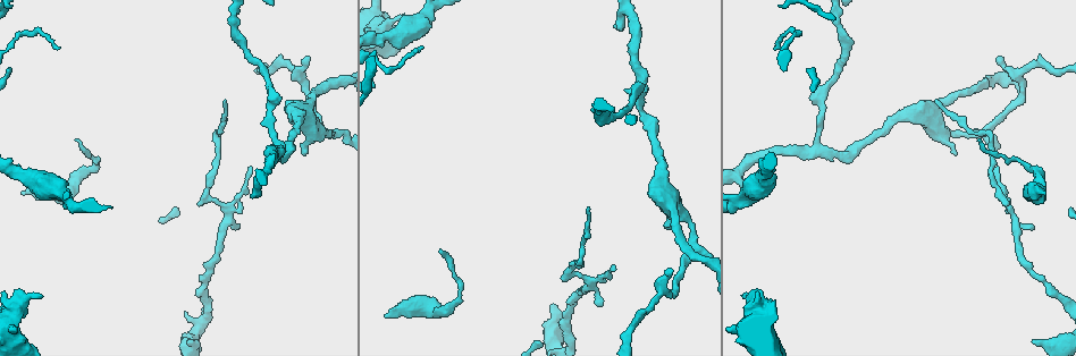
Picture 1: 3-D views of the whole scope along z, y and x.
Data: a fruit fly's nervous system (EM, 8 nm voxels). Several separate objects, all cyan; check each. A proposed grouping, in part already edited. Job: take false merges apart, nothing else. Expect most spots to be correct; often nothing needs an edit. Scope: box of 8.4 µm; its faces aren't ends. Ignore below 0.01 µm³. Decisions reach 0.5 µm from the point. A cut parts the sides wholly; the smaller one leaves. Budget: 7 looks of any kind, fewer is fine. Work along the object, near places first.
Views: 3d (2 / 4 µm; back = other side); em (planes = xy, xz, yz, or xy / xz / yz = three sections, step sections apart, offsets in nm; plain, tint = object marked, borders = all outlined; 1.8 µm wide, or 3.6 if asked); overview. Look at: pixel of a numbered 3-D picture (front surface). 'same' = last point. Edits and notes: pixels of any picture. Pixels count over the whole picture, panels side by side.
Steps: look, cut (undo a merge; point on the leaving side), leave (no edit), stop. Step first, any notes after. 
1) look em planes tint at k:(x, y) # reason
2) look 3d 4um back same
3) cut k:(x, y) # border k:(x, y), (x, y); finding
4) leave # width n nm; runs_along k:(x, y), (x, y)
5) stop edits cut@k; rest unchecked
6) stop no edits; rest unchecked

look 3d 2um at 1:(333, 134) # sudden change in width

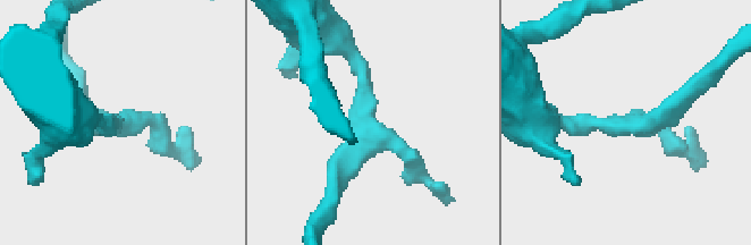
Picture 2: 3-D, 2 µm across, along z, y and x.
look em xy step 8 tint at 2:(643, 122) # arms 3; shape alone is not enough

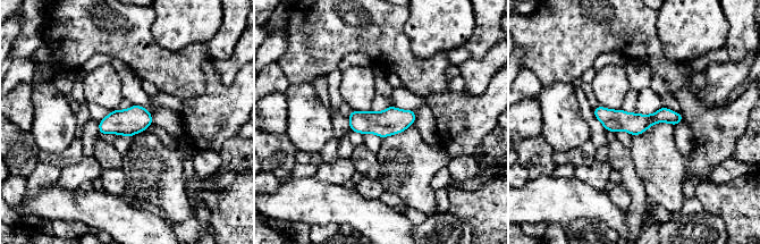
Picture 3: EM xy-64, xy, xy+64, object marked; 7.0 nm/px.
look em planes borders same

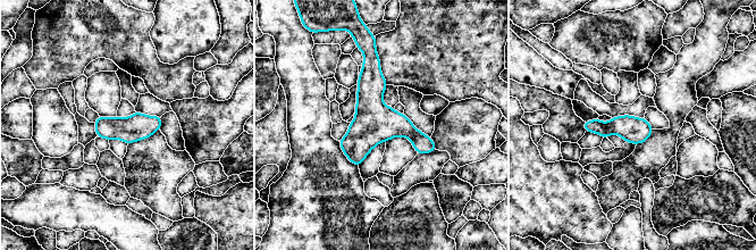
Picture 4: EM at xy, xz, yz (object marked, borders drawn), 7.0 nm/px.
leave # continuous, no second neuron

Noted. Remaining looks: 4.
look 3d 4um back at 1:(747, 191)

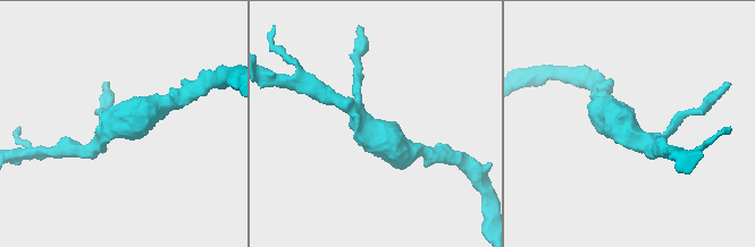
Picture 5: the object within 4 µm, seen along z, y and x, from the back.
look em 3.6um yz step 8 tint at 5:(112, 129) # arm_widths 220, 380 nm; shape alone is not enough

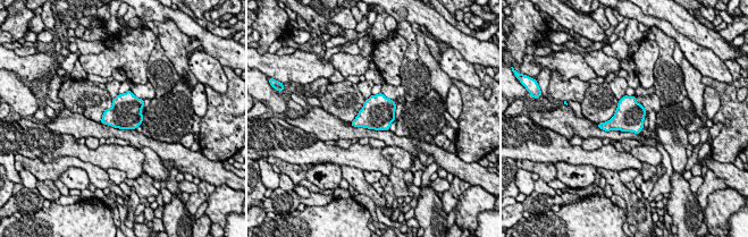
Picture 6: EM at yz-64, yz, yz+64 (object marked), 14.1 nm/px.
look em 3.6um planes tint same # another direction

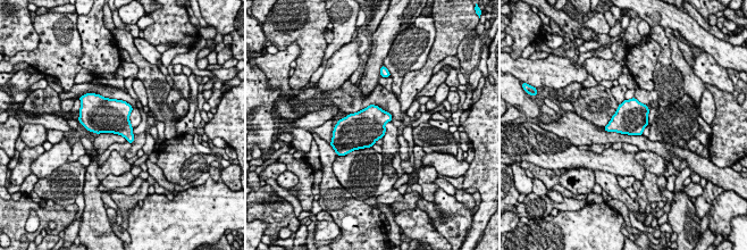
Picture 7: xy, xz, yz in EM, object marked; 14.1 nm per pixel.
leave # one neuron here

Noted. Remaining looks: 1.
look em planes tint at 1:(385, 25) # sudden change in width

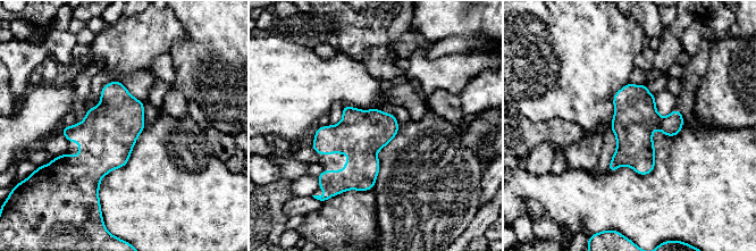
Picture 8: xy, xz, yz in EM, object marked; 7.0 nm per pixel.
leave # all the same neuron

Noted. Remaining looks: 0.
stop no edits; rest unchecked

